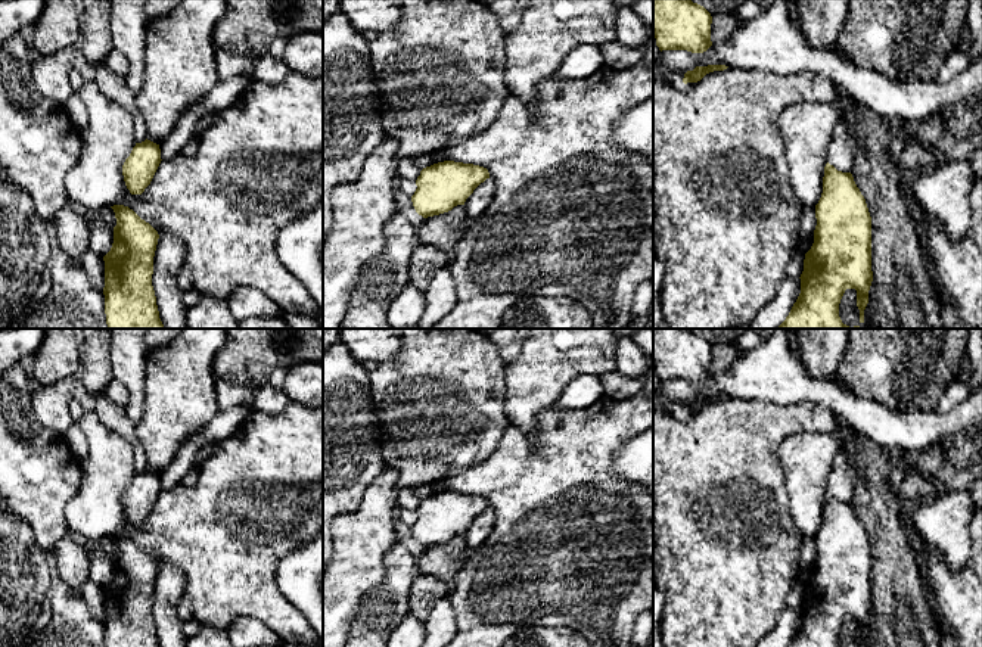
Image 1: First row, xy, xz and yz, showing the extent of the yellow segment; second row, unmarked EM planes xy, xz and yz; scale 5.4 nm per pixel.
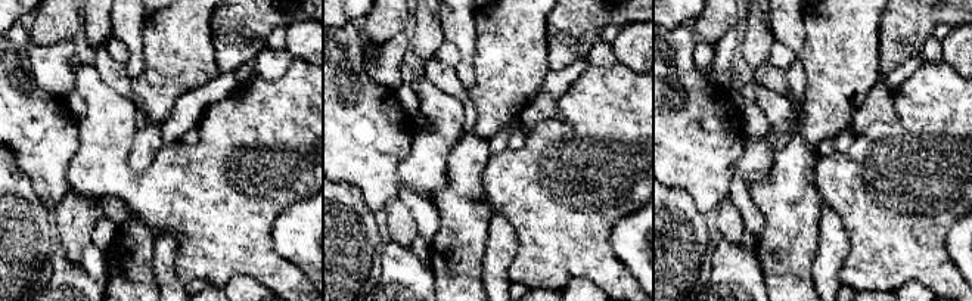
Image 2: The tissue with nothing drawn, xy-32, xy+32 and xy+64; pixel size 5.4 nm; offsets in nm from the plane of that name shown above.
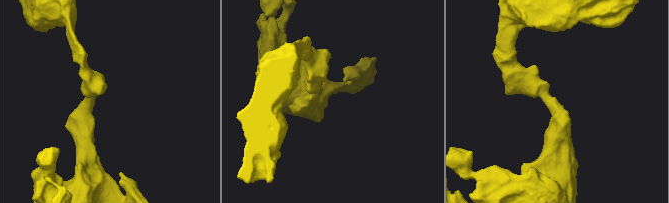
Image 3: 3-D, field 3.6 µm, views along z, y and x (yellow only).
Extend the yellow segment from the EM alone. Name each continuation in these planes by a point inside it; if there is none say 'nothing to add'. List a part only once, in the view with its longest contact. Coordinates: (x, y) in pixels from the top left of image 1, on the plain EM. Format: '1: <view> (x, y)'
nothing to add

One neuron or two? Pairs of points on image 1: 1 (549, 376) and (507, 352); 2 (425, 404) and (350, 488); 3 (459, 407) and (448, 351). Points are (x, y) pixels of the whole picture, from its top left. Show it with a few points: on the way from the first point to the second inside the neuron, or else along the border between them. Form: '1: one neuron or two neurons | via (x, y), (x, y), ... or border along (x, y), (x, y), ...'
1: two neurons | border along (524, 344), (519, 354), (506, 364)
2: two neurons | border along (376, 416), (382, 459), (387, 467)
3: one neuron | via (448, 394), (448, 364)

